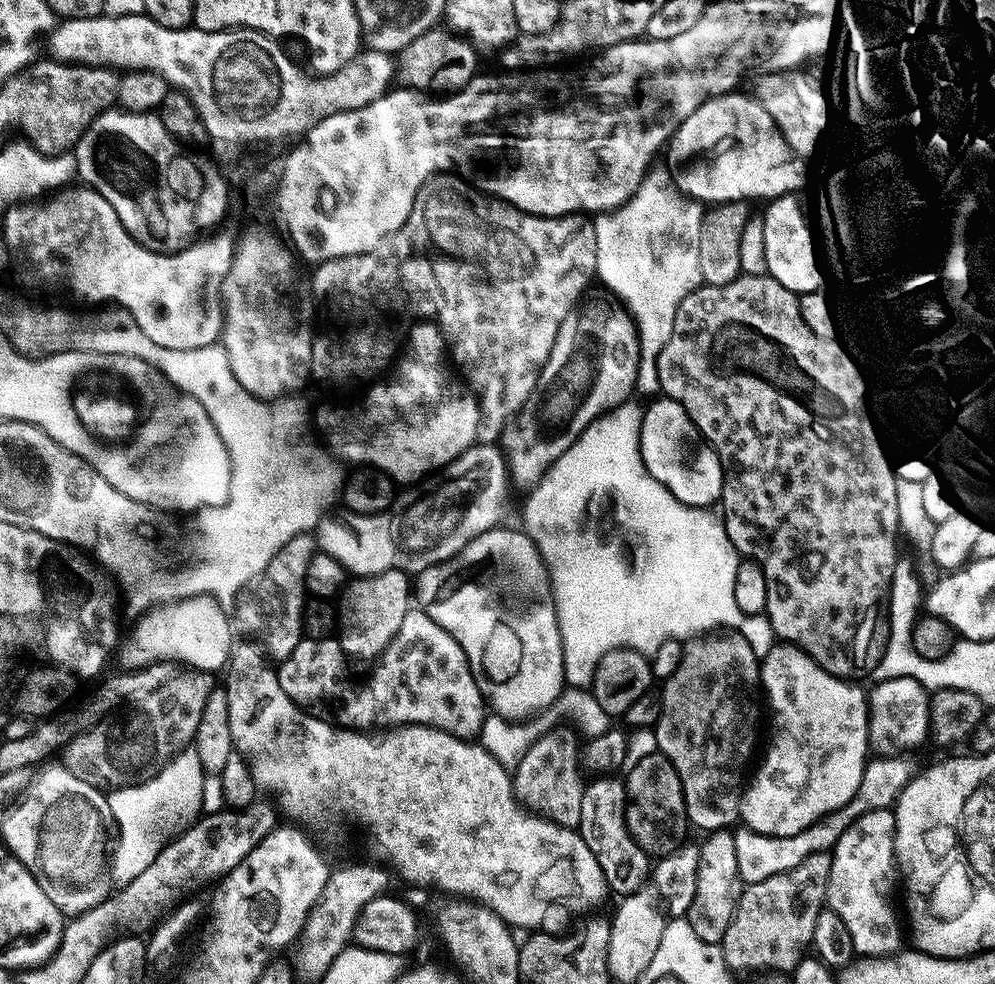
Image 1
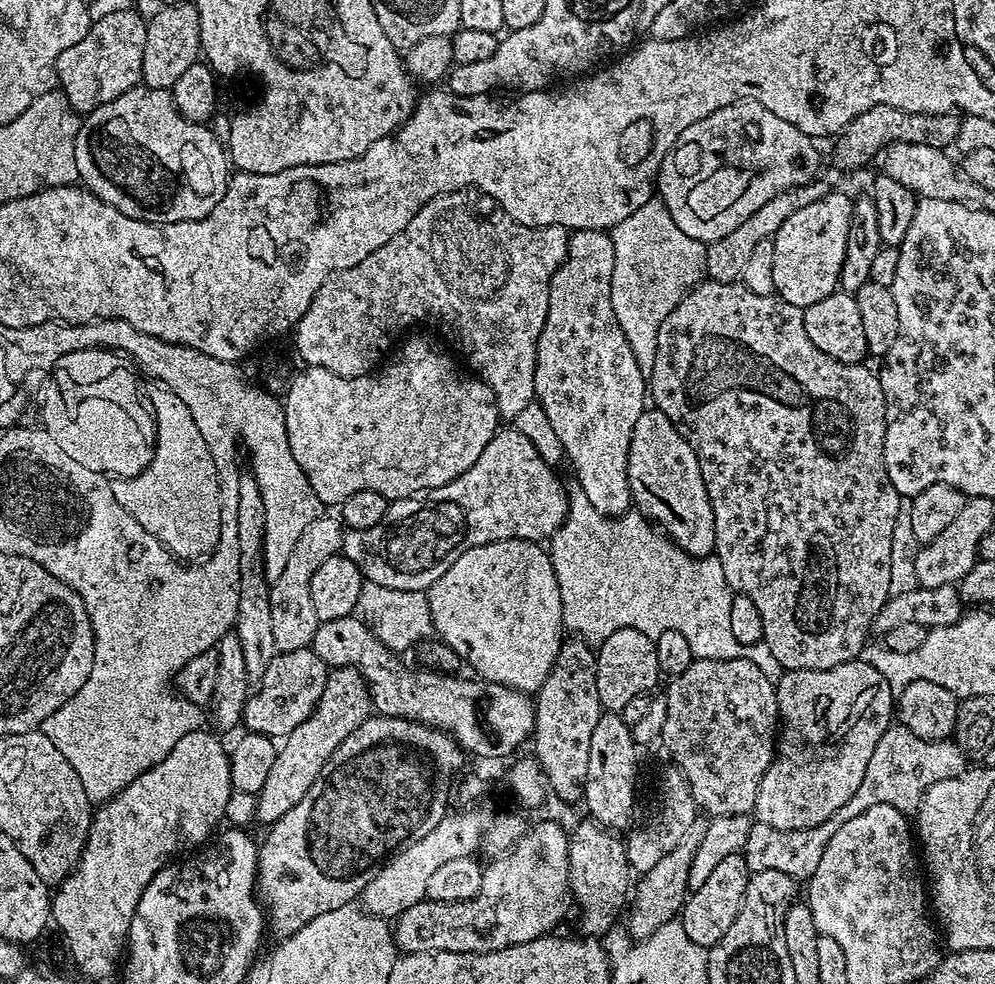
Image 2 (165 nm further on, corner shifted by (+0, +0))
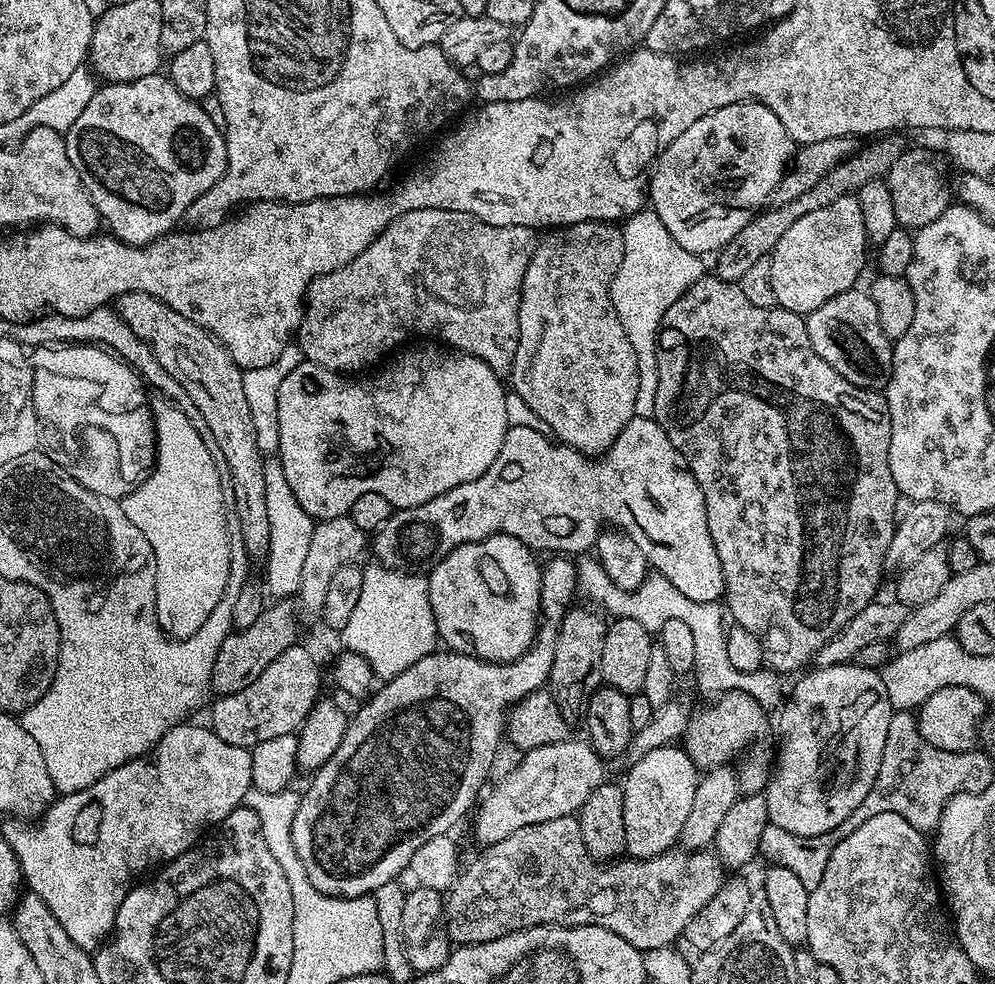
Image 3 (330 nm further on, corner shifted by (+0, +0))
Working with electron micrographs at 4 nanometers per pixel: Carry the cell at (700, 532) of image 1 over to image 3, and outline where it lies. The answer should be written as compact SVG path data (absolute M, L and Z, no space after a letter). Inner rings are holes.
M596 558L579 561L578 564L578 588L585 592L592 600L605 604L613 613L613 617L634 618L642 622L650 630L658 630L670 618L678 618L678 622L686 622L694 633L694 677L696 684L706 691L715 693L719 690L725 692L746 692L766 710L776 710L783 705L786 699L786 688L780 685L781 677L772 670L759 672L743 672L730 662L726 654L726 612L719 603L694 602L682 594L664 576L652 574L642 581L640 588L635 591L624 591L614 584L606 574L606 570ZM780 679L780 680L779 680ZM715 688L720 688L716 689ZM773 708L773 709L772 709Z

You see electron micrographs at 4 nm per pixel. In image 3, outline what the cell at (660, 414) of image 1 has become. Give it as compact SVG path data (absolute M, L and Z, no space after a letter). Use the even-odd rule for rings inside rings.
M633 416L607 452L599 458L589 459L584 476L592 488L580 488L580 460L581 453L575 448L553 442L537 430L525 426L509 427L502 450L498 450L498 458L490 462L486 474L474 478L474 482L454 486L454 490L446 494L430 498L430 502L422 502L422 506L393 511L392 517L377 535L377 539L384 540L384 567L393 568L396 572L424 574L442 562L442 558L449 556L452 549L491 536L513 536L530 549L541 548L544 552L552 552L548 554L572 554L568 552L584 552L587 548L589 551L594 544L594 534L601 531L600 523L613 520L619 531L634 540L649 565L682 590L686 598L694 602L717 603L724 595L724 575L722 562L718 562L718 550L714 550L714 542L710 538L704 495L684 456L676 449L674 442L670 442L659 422L651 416Z

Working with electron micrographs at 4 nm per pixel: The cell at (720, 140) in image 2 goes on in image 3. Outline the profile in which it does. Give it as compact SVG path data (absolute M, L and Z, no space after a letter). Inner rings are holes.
M745 102L722 106L702 118L698 118L698 122L694 122L694 126L690 126L690 130L682 130L682 134L678 134L678 138L674 138L674 142L670 142L670 146L666 146L666 150L656 157L654 167L650 172L651 211L656 212L658 218L662 218L662 222L666 222L666 230L670 230L670 234L674 234L674 238L679 244L686 246L686 250L697 254L705 254L704 252L715 254L726 246L726 242L730 242L730 238L734 238L734 234L738 234L738 230L742 230L742 226L746 226L746 222L752 220L757 210L763 209L769 203L772 191L776 189L778 182L784 176L793 155L794 141L792 137L784 129L779 118L765 104Z

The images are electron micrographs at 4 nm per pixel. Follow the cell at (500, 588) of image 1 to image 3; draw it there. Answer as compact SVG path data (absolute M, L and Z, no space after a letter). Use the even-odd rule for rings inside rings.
M491 536L485 540L479 540L473 544L463 544L452 549L451 554L446 558L442 558L442 562L438 562L436 567L427 573L428 577L428 597L430 598L430 606L432 613L436 619L436 630L439 639L445 640L447 647L451 651L461 654L471 654L477 656L480 660L488 660L491 664L509 664L511 660L517 660L518 657L528 653L528 649L532 647L538 635L538 621L542 616L540 607L540 574L542 571L541 561L536 561L533 549L524 545L521 540L513 536Z

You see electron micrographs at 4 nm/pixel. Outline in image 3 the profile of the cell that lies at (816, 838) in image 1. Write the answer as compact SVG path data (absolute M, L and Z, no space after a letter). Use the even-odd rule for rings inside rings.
M896 710L893 711L890 718L890 730L886 730L886 750L882 754L882 766L878 770L878 778L874 782L870 794L866 794L866 798L862 798L858 807L837 828L817 836L790 834L790 830L782 830L782 826L768 824L766 830L762 830L760 856L768 859L767 863L771 867L785 868L793 872L802 882L802 886L811 890L818 886L818 882L822 882L822 874L826 874L826 862L830 862L830 854L834 850L834 846L838 846L838 842L842 842L842 838L846 838L854 830L858 830L858 826L862 826L862 822L866 822L878 814L898 814L902 818L906 818L906 822L910 822L910 826L928 834L940 825L944 807L959 792L964 792L964 752L938 750L934 746L930 746L930 742L926 742L926 738L922 738L917 717L911 711Z

